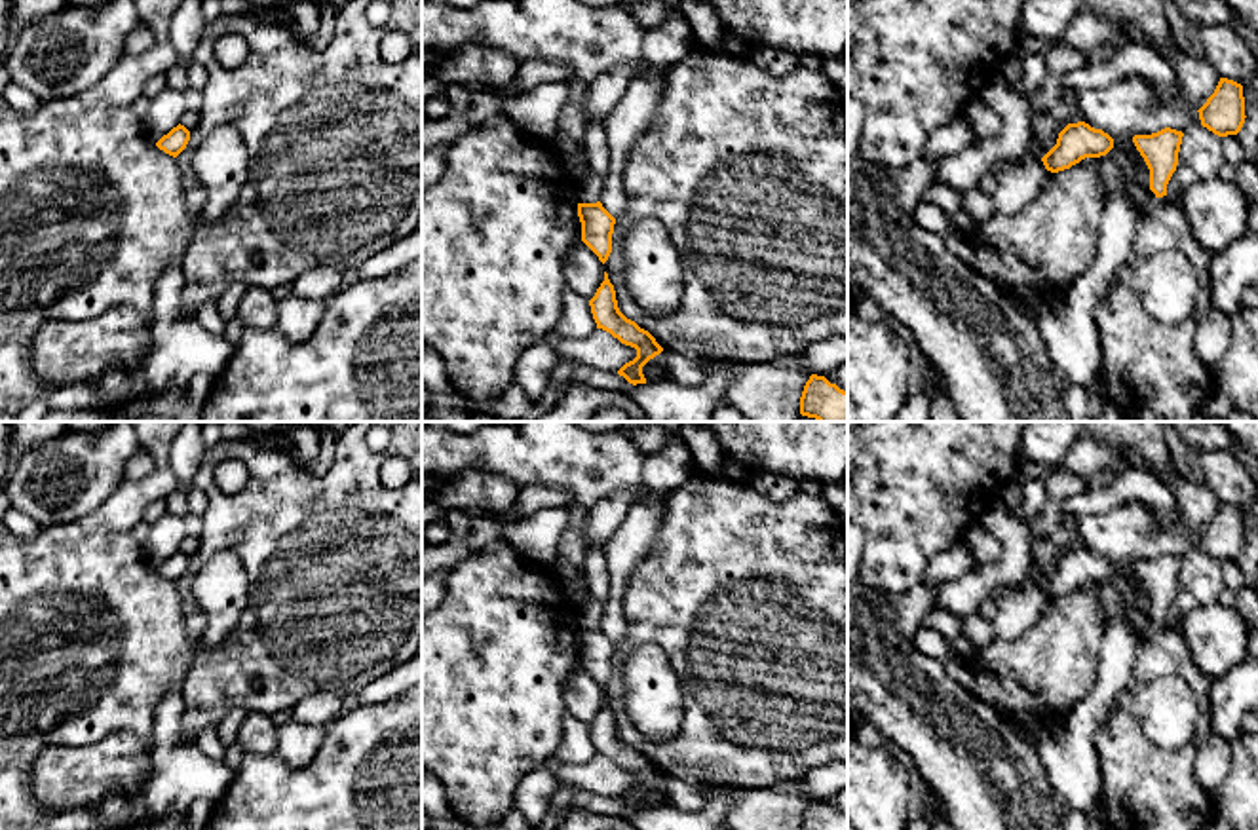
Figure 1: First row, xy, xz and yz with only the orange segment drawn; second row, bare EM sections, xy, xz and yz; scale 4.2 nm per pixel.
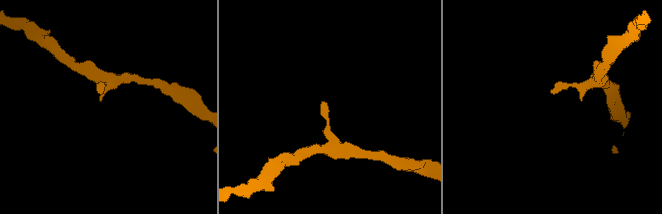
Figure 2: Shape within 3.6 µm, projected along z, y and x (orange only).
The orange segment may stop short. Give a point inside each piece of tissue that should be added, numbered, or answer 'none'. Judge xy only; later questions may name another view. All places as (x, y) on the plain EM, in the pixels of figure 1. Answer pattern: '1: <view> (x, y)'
none

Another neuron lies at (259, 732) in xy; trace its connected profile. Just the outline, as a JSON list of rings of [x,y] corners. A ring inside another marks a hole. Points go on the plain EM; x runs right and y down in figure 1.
[[[253,710],[245,714],[245,720],[238,733],[238,743],[245,752],[268,756],[277,750],[277,722],[274,716]]]

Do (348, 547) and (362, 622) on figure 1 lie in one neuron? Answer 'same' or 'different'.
same

